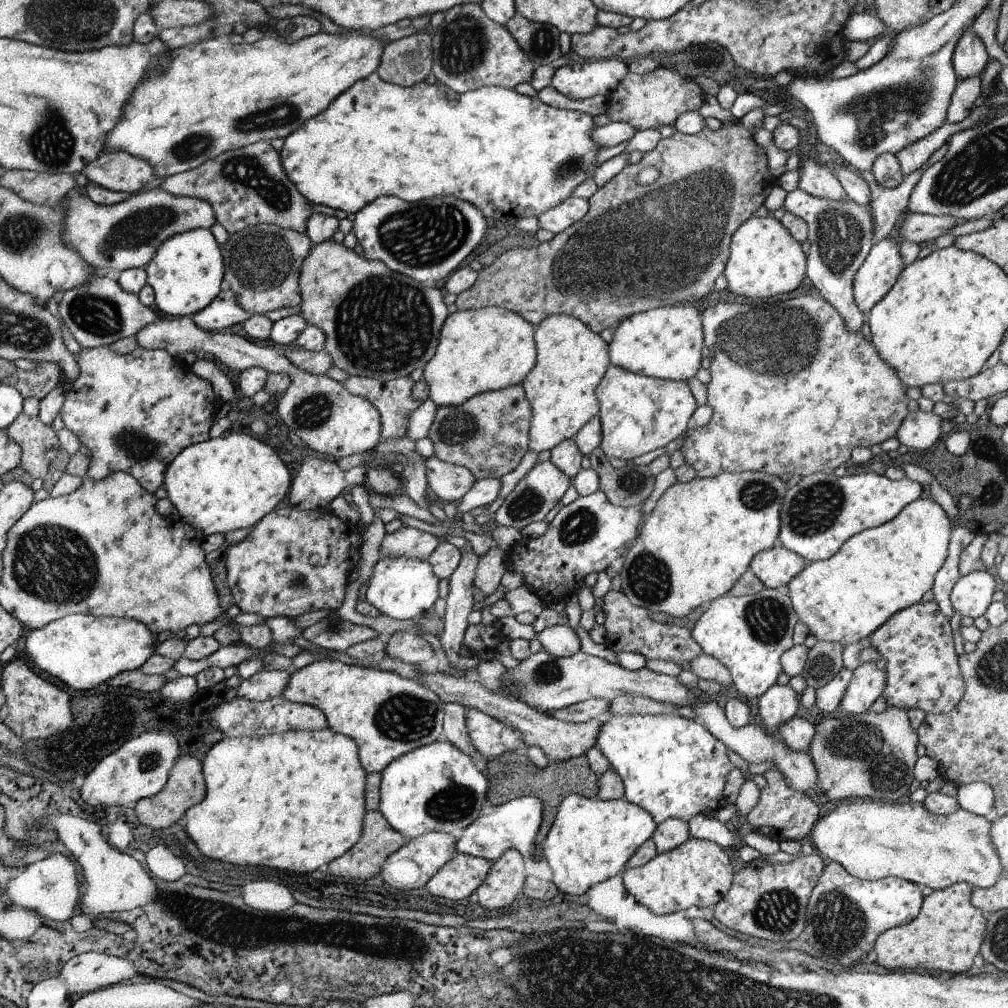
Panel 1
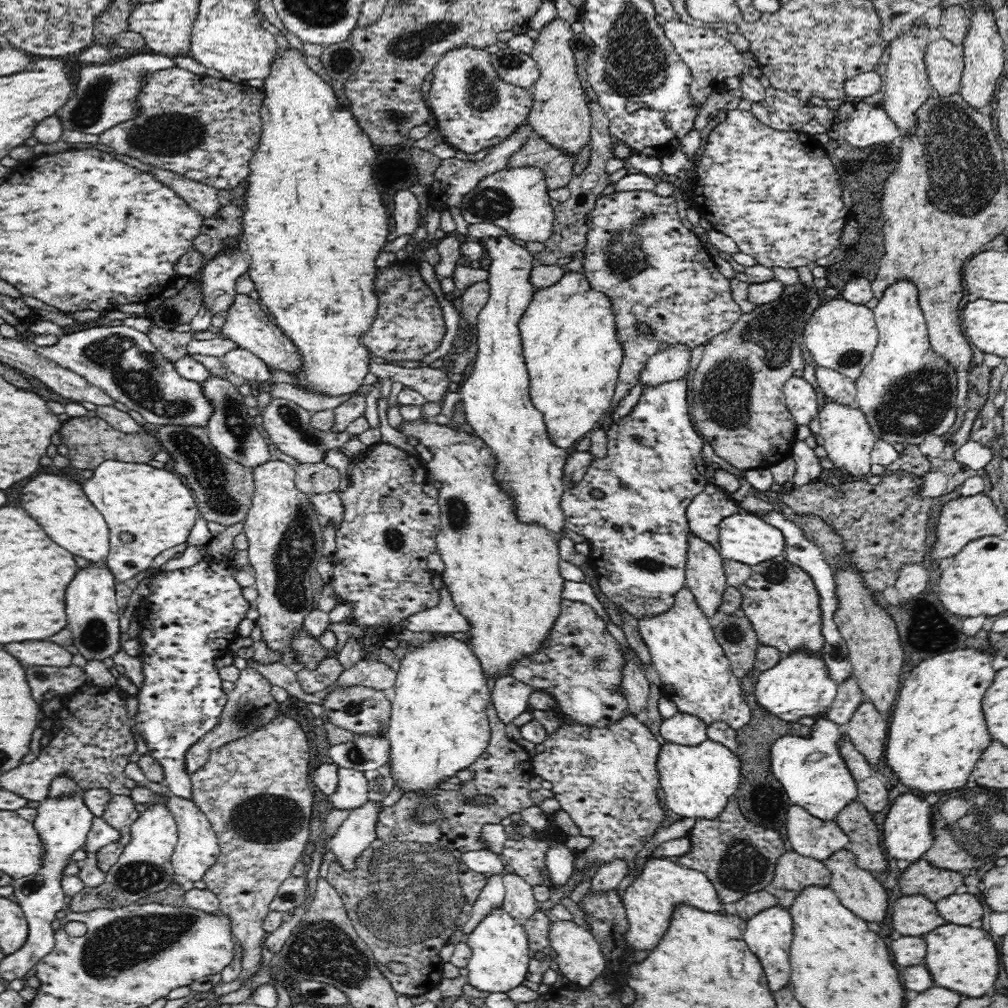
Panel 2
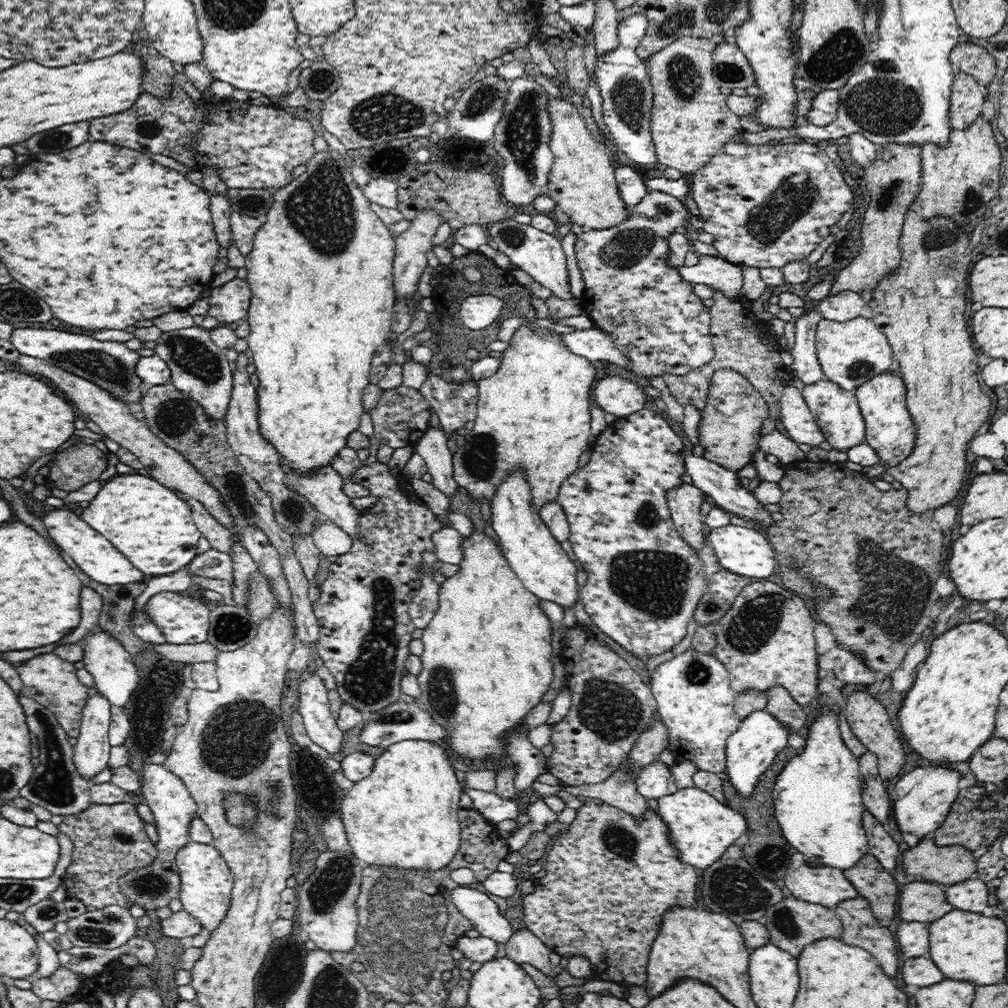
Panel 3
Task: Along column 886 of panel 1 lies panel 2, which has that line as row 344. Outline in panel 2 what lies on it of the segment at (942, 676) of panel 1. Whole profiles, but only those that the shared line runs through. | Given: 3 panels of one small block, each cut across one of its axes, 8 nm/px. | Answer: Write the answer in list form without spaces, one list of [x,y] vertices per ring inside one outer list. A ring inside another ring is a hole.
[[[640,190],[598,196],[587,222],[587,245],[582,251],[584,256],[581,256],[583,273],[594,290],[603,292],[611,300],[615,331],[624,351],[611,410],[608,410],[611,415],[618,402],[639,384],[639,374],[646,361],[659,351],[658,346],[685,344],[688,348],[696,348],[730,330],[743,312],[734,302],[730,280],[718,271],[705,243],[682,223],[678,215],[676,195],[664,197],[653,191]],[[638,324],[648,326],[651,333],[642,333],[636,327]]]

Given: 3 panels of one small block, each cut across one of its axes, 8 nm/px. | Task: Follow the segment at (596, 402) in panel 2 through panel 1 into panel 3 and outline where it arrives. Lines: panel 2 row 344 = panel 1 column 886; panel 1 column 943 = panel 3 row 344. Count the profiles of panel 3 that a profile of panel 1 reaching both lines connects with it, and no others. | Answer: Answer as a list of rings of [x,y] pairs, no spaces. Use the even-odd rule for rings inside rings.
[[[522,325],[513,334],[509,340],[509,346],[503,351],[499,369],[496,374],[489,376],[486,379],[476,381],[479,389],[479,400],[477,403],[477,416],[474,420],[474,428],[470,432],[463,432],[465,436],[464,448],[458,449],[453,454],[453,477],[457,482],[458,487],[465,488],[467,492],[472,496],[472,500],[480,501],[482,497],[491,500],[493,497],[495,488],[503,481],[503,476],[506,476],[508,470],[512,468],[518,468],[522,466],[524,473],[526,473],[526,481],[530,483],[530,493],[532,493],[532,507],[538,510],[543,504],[548,501],[556,501],[559,495],[561,484],[570,476],[572,473],[579,470],[578,462],[579,457],[584,452],[590,450],[589,438],[592,435],[591,432],[591,411],[590,411],[590,393],[594,388],[596,382],[596,368],[592,365],[591,360],[588,360],[584,356],[580,356],[576,353],[572,353],[558,335],[552,335],[552,331],[549,333],[536,333],[532,327],[528,325]]]

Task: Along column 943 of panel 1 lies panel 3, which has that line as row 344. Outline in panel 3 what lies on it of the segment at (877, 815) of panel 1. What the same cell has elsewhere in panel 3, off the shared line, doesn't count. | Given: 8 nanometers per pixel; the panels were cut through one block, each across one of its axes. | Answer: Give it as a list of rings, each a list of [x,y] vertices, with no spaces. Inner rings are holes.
[[[853,318],[846,322],[820,319],[816,329],[816,355],[826,379],[839,384],[843,390],[855,391],[877,374],[888,371],[893,352],[886,335],[873,319]]]

